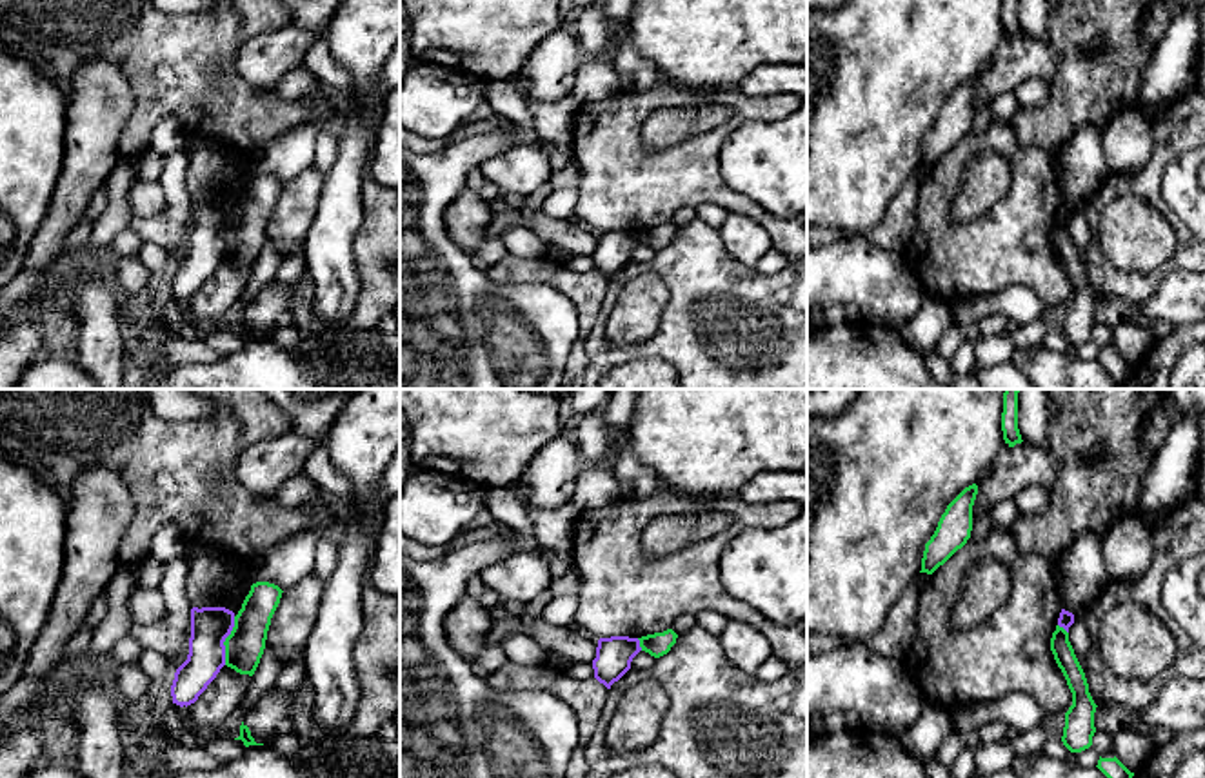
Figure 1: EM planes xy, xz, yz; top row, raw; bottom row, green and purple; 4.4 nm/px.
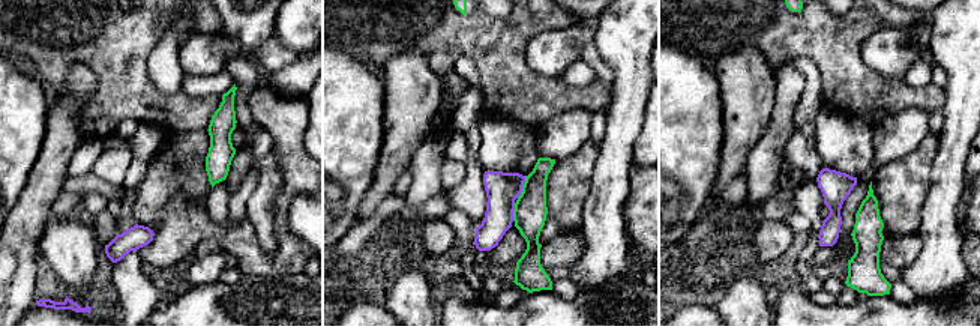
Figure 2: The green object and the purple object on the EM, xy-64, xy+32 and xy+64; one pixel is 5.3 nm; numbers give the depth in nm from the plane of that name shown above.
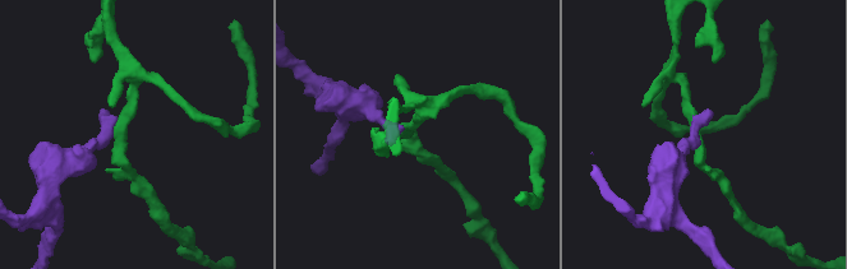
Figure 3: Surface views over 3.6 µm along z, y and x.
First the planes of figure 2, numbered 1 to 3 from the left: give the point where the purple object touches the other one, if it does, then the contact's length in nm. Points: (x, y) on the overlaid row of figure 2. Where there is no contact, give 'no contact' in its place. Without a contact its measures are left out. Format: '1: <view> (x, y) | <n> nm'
1: no contact
2: xy+32 (523, 187) | 130 nm
3: no contact

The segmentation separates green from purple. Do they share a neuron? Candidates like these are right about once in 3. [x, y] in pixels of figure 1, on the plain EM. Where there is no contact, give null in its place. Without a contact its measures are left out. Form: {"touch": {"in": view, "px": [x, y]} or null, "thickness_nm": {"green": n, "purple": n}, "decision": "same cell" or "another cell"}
{"touch": {"in": "xy", "px": [226, 233]}, "thickness_nm": {"green": 170, "purple": 180}, "decision": "another cell"}

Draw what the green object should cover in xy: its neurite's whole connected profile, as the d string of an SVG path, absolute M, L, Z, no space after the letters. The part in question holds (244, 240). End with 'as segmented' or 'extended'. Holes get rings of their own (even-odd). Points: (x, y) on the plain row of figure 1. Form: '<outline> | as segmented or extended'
M256 175L251 178L242 202L234 209L234 220L224 234L227 260L240 267L254 267L282 185L278 178L269 175Z | as segmented

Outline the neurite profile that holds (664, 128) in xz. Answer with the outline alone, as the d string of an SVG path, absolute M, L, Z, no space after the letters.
M722 104L674 105L652 111L642 125L642 144L649 151L674 145L725 124L732 109Z

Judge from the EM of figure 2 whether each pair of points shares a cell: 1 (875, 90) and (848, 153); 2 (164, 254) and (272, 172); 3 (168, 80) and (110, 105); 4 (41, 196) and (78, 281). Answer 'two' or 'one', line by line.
1: two
2: two
3: two
4: two

